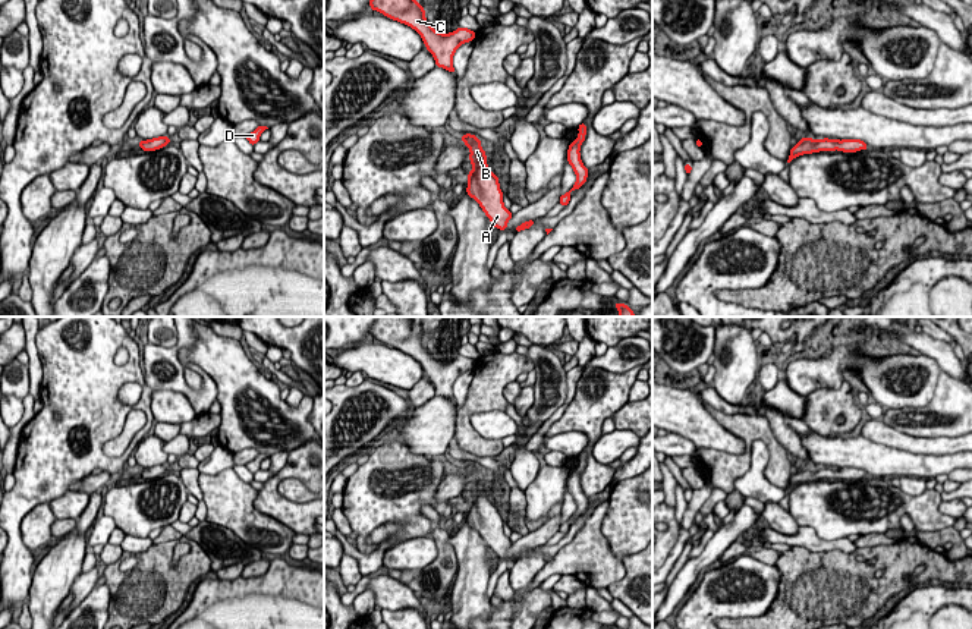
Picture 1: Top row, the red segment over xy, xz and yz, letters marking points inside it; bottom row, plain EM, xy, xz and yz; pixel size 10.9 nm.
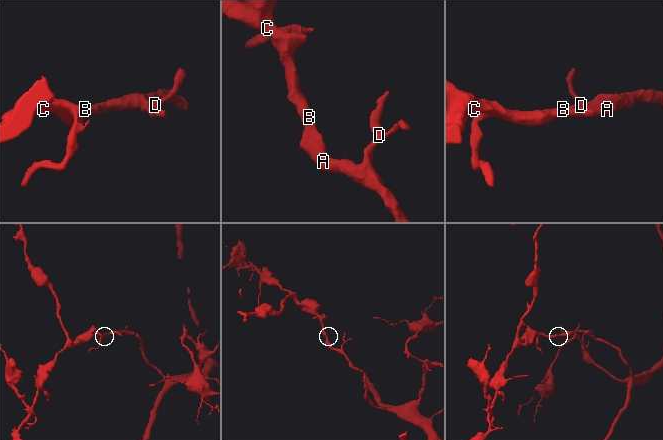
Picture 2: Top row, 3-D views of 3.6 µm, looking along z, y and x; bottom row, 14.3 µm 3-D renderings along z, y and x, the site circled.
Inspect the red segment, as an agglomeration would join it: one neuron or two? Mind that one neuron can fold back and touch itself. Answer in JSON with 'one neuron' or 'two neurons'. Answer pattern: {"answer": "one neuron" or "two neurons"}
{"answer": "one neuron"}

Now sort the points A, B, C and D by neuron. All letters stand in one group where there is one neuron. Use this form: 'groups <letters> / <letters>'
groups A B C D

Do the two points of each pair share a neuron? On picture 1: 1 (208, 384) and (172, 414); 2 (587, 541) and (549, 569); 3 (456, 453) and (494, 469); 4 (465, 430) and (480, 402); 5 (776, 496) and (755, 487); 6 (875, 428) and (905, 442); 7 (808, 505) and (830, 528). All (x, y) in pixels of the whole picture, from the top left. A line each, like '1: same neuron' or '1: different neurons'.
1: different neurons
2: same neuron
3: same neuron
4: same neuron
5: same neuron
6: same neuron
7: same neuron

